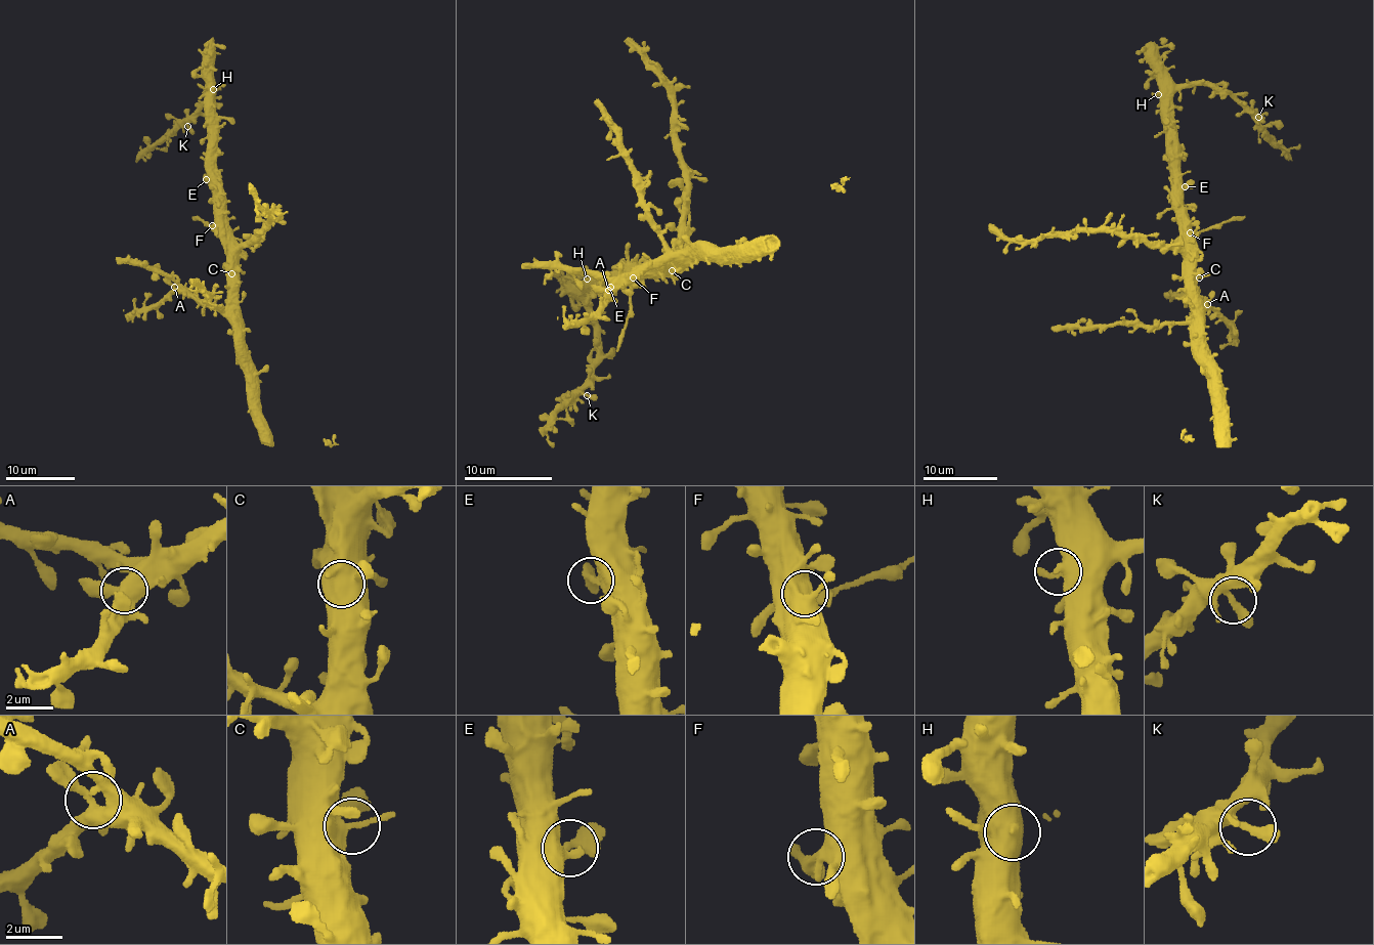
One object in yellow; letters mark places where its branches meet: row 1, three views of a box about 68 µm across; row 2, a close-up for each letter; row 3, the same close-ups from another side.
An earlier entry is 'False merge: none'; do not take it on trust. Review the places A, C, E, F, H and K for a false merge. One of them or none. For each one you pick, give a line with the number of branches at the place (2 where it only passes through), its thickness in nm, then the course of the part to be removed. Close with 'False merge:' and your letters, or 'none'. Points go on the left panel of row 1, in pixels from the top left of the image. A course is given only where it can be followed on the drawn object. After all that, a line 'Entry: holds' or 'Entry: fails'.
F: Branches: 2. Thickness 440 nm. Course of the part to remove: (212, 225), (192, 217)
False merge: F
Entry: fails

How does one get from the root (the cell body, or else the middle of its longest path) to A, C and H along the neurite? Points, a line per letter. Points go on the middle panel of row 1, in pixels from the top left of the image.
A: (641, 265), (652, 261), (663, 263), (672, 255), (675, 257), (647, 261), (608, 290)
C: (641, 265), (660, 262), (672, 270)
H: (641, 265), (637, 265), (620, 282), (614, 278), (609, 283), (607, 276), (593, 286), (587, 278)

